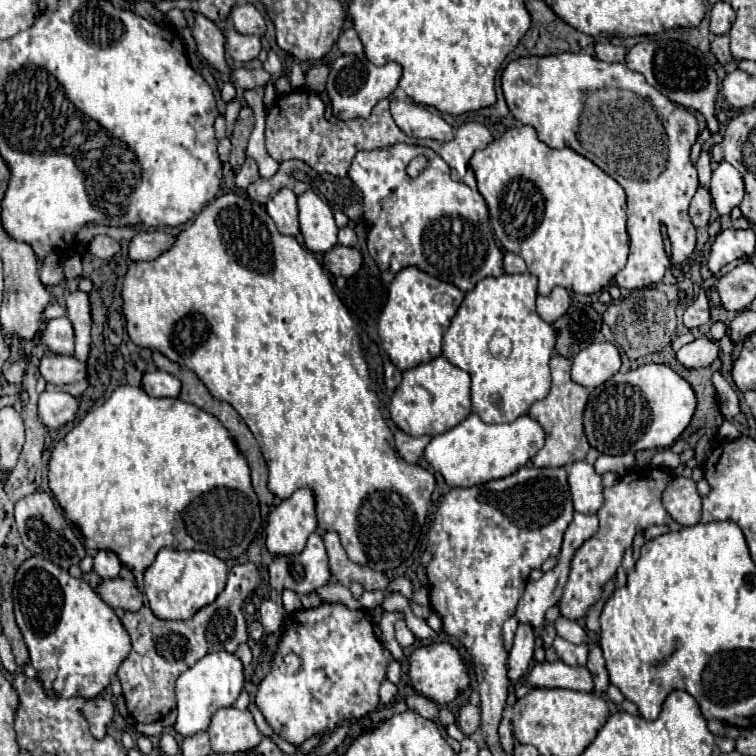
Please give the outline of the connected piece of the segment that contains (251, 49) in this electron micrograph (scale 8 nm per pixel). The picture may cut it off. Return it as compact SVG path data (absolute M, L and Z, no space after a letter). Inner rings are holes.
M234 29L226 33L226 51L236 63L246 63L256 59L260 49L262 49L262 43L258 35L242 35L242 33L236 33Z

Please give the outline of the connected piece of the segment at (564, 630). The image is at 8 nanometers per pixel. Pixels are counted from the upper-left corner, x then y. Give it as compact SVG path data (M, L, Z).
M560 617L556 621L556 633L560 637L564 637L566 641L570 641L570 643L584 643L584 641L588 641L586 631L576 621L568 621L564 617Z

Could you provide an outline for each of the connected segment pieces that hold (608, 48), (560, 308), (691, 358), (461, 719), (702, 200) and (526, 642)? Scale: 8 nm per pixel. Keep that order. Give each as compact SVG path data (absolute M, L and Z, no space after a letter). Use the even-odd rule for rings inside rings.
M596 43L596 57L606 63L622 63L626 59L626 49L612 43Z
M556 287L550 295L546 297L538 295L536 299L536 311L546 323L554 323L556 319L560 319L568 311L568 307L570 307L570 295L564 287Z
M696 339L676 351L676 359L686 369L700 369L710 367L712 361L718 357L718 347L710 339Z
M466 703L458 713L458 727L464 735L472 735L480 727L480 707Z
M698 187L692 203L690 203L690 209L688 209L688 215L690 215L690 221L692 225L698 229L698 227L706 227L708 225L708 219L710 219L710 211L712 211L712 197L706 189Z
M518 625L516 637L514 637L514 645L508 653L508 679L512 683L520 681L530 665L534 653L534 631L528 625Z

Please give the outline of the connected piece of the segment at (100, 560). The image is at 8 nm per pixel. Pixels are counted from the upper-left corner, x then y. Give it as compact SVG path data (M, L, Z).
M98 551L94 557L94 571L102 577L102 579L114 579L118 577L122 565L120 559L112 553L112 551Z

